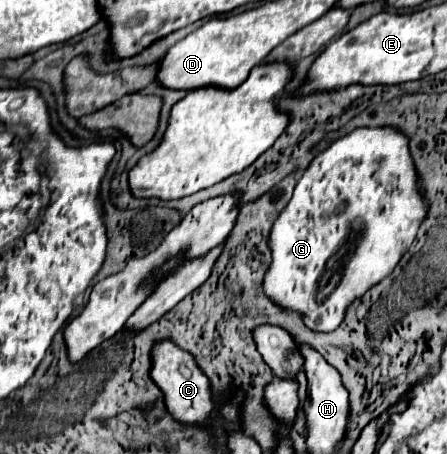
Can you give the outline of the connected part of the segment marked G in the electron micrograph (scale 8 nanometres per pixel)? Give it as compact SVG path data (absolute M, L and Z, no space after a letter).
M391 125L357 127L333 141L303 171L291 201L273 223L269 233L271 263L263 291L279 309L299 313L313 331L333 331L341 325L345 309L397 267L429 213L429 201L419 189L421 181L409 153L409 137L399 131Z

